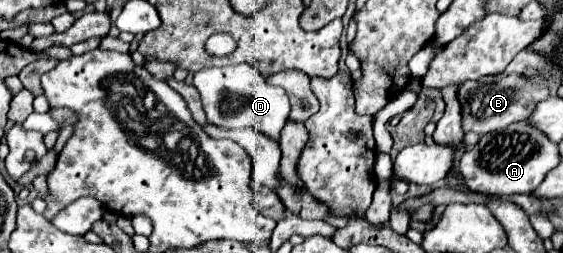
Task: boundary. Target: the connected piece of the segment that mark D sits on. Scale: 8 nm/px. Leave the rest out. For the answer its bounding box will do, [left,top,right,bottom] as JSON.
[193,63,291,141]

